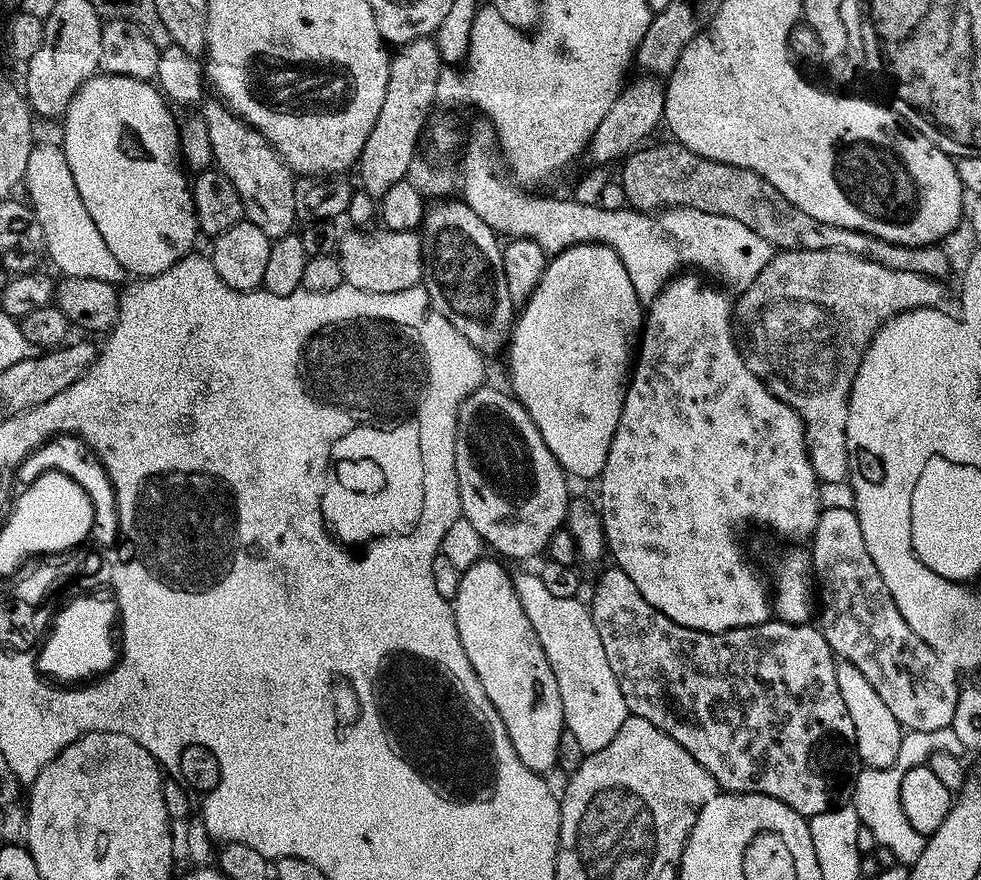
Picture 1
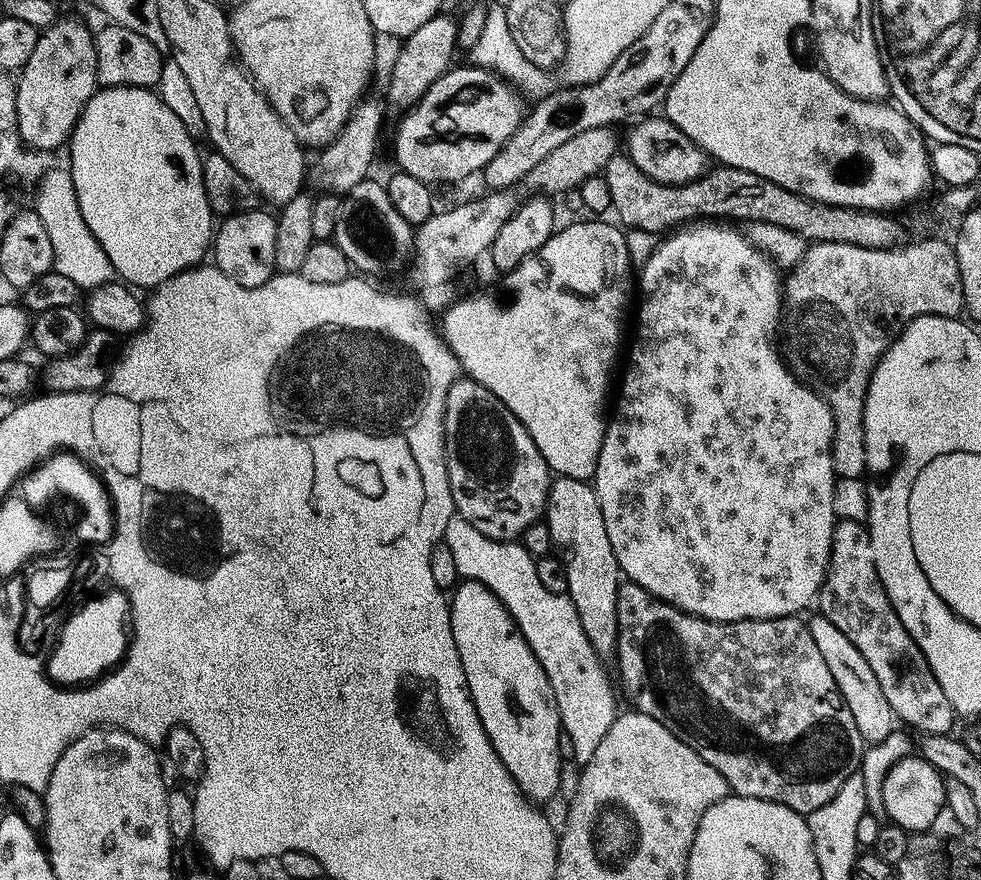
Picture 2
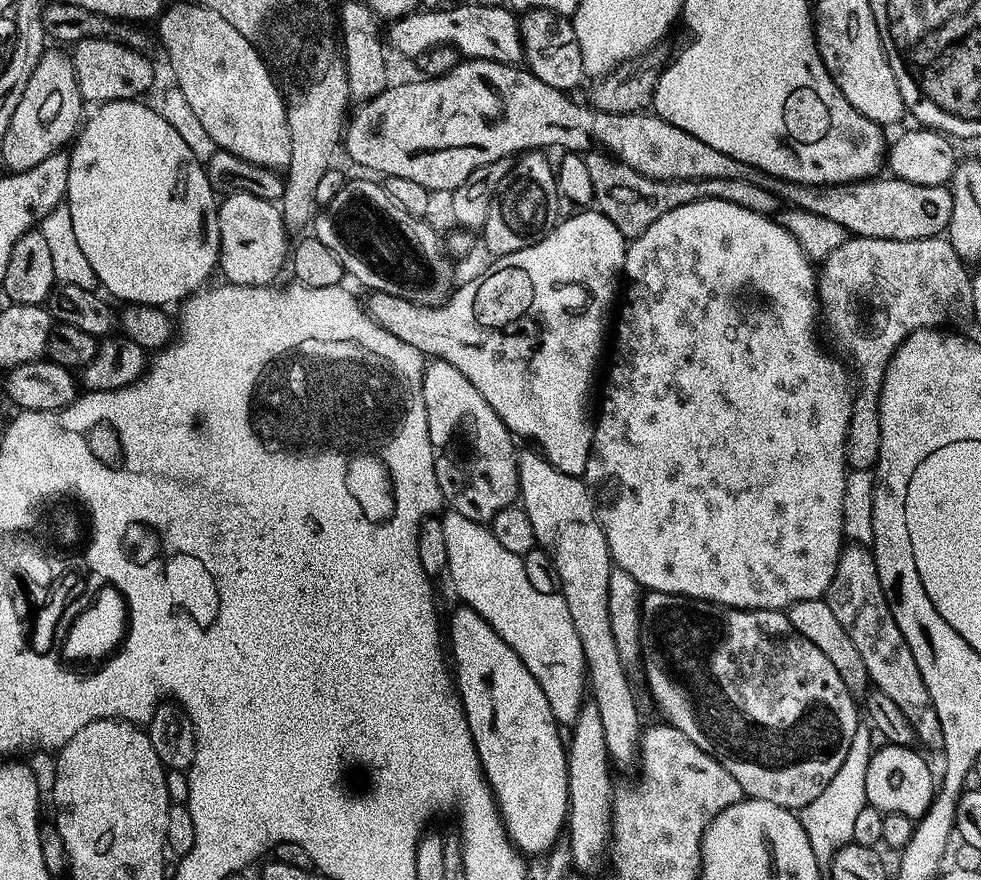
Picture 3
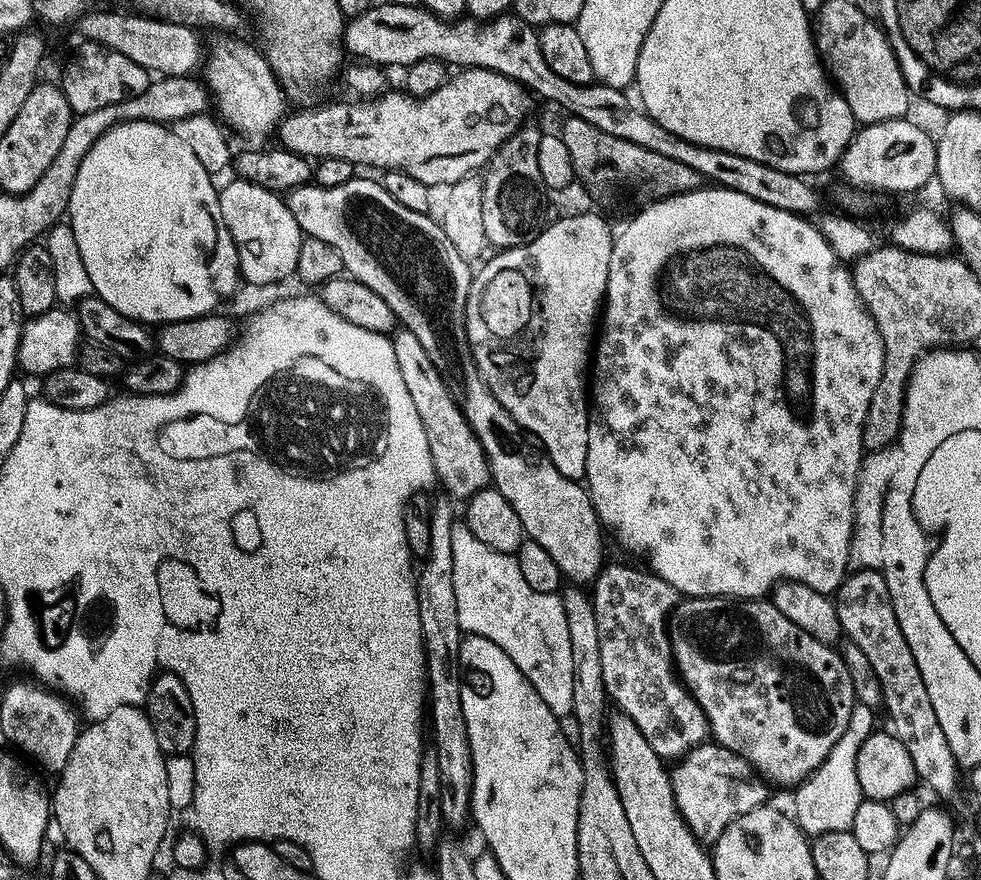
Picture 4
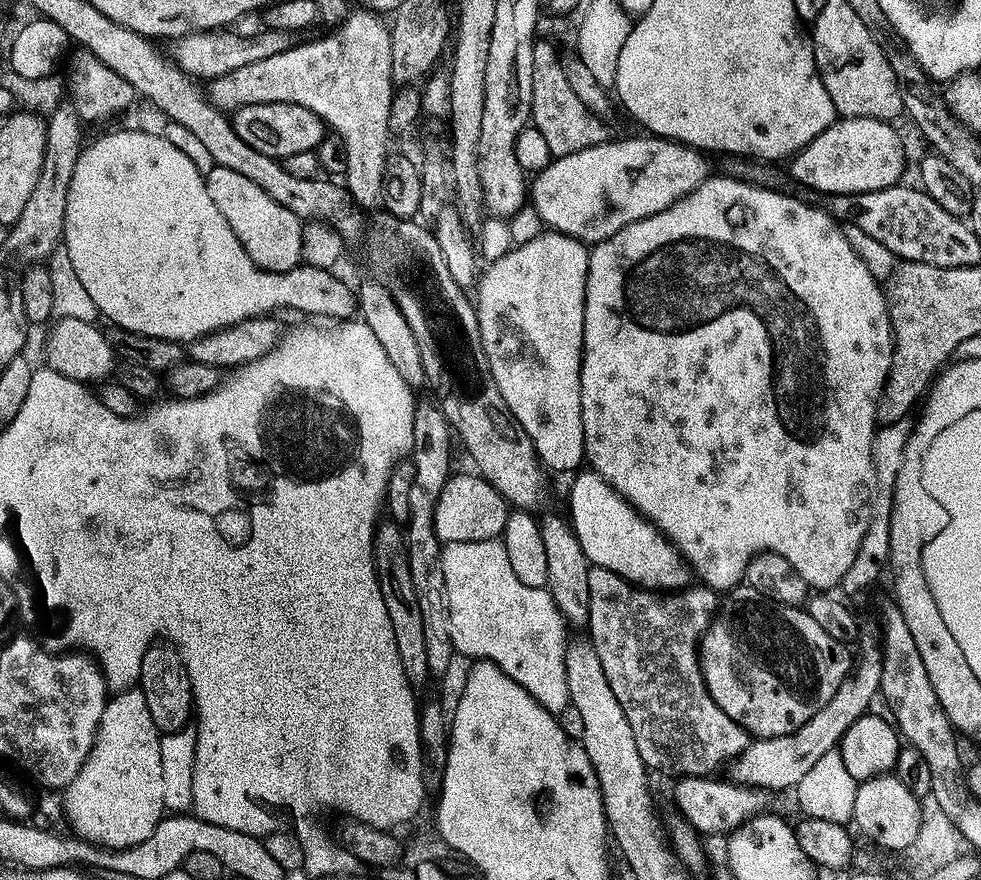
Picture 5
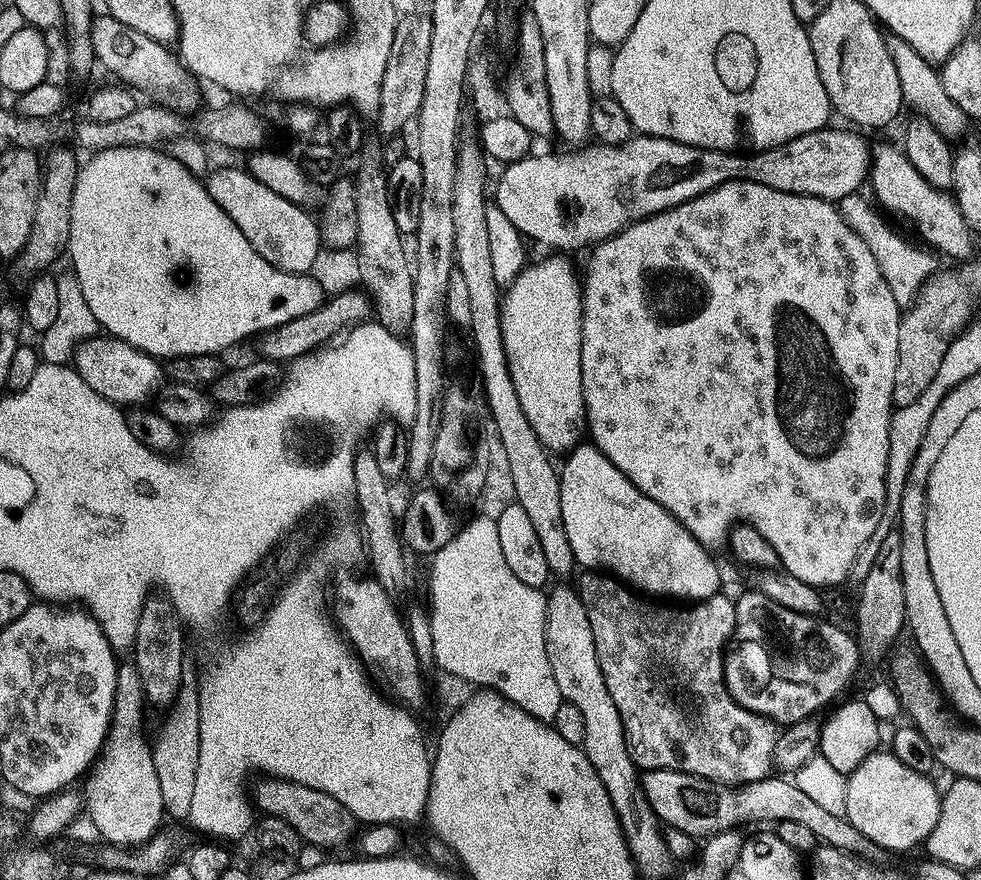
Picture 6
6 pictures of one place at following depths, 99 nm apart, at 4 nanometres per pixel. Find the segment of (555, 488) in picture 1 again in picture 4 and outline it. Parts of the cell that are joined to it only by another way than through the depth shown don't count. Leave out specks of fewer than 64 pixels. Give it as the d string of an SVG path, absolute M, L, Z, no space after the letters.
M401 334L400 337L395 337L394 343L398 370L402 370L402 382L406 382L410 398L414 398L414 410L418 410L422 426L426 430L426 438L430 442L436 479L450 495L471 498L475 492L481 492L490 484L488 460L484 457L482 446L466 422L453 389L452 392L448 389L449 381L440 375L435 360L428 357L418 338Z

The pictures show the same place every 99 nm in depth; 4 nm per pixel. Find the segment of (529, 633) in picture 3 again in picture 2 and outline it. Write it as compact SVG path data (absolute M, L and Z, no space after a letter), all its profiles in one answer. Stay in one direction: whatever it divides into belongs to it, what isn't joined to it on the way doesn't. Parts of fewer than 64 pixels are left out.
M454 515L446 522L444 539L446 546L450 546L450 554L454 554L454 566L457 577L464 580L478 580L499 598L502 606L508 608L516 629L523 634L524 641L534 650L534 658L542 662L542 670L546 670L546 678L550 678L550 686L554 690L554 698L560 715L560 727L563 735L572 743L572 756L577 760L577 765L583 766L594 758L594 750L598 750L598 742L606 738L606 730L616 720L616 696L612 693L612 684L604 673L605 661L590 646L590 638L586 638L586 630L582 630L582 621L578 618L578 610L574 610L574 602L566 594L554 594L542 586L538 579L536 569L537 557L531 556L525 550L523 543L510 540L495 540L486 538L466 522L466 518Z

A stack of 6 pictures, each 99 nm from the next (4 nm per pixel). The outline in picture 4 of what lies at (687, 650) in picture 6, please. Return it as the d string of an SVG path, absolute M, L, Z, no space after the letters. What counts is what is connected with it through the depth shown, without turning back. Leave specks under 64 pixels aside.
M605 563L591 585L590 595L598 622L598 642L602 650L602 678L607 699L611 703L613 700L615 707L625 712L634 722L634 726L638 726L638 730L646 734L646 742L654 746L661 758L672 762L709 739L708 719L704 717L704 712L692 697L692 693L685 688L684 681L680 679L676 665L672 662L668 617L680 603L682 594L655 572L640 568L631 568L628 564Z

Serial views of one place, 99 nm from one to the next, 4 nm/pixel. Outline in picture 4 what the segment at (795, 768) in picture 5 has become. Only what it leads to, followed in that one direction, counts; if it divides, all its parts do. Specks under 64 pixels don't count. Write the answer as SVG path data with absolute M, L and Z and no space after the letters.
M715 742L696 745L679 757L676 766L670 772L676 808L681 818L688 823L688 829L705 846L715 845L716 839L730 822L767 803L766 798L770 791L767 781L741 756Z

